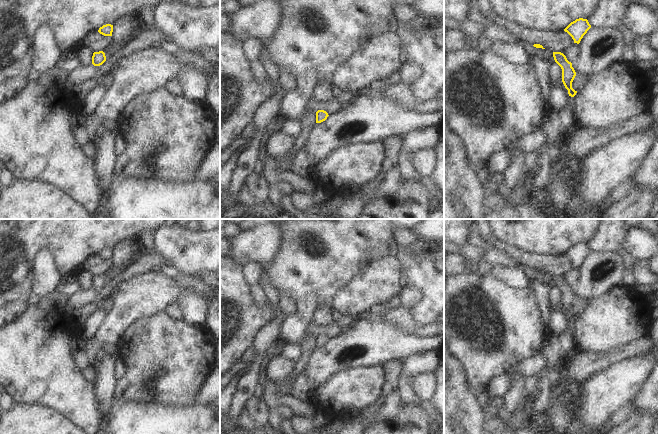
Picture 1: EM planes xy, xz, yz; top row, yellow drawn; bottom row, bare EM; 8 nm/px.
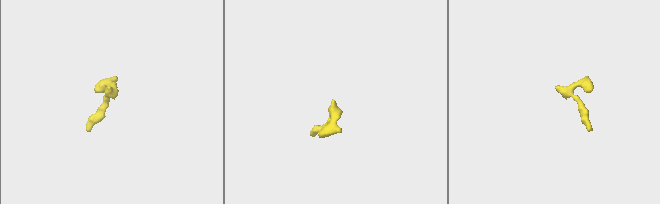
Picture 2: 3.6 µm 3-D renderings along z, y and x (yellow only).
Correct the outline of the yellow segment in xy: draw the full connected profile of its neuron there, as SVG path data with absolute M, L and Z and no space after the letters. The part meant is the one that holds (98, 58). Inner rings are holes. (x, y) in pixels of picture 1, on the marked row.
M103 51L94 52L92 56L92 64L94 66L100 66L106 61L106 56Z

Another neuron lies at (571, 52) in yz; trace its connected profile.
M577 43L571 44L563 51L563 54L566 56L567 60L572 63L573 60L576 59L580 54L580 49L578 44Z

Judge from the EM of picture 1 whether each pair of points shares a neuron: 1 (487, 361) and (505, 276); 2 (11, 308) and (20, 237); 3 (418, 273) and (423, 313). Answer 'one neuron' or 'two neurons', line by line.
1: two neurons
2: one neuron
3: one neuron

